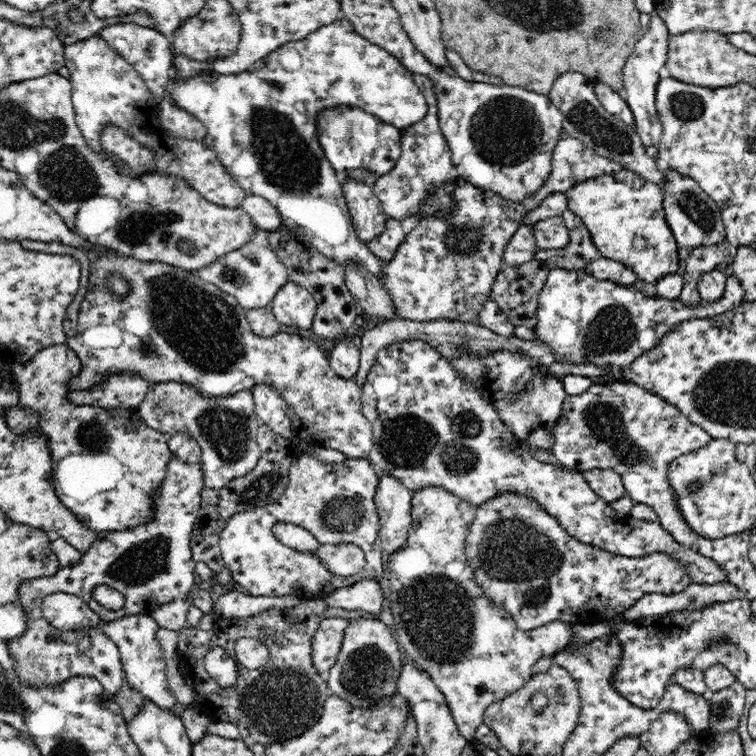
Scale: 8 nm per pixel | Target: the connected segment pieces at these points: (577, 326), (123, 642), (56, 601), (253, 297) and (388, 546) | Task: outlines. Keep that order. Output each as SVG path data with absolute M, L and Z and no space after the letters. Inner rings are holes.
M553 268L548 274L538 297L536 339L552 348L551 359L562 363L592 363L596 366L610 366L615 369L627 367L634 359L654 348L662 336L678 326L684 320L694 318L712 318L723 312L734 310L744 301L744 287L737 276L732 274L727 278L722 298L715 301L700 301L699 305L686 305L679 298L669 299L658 296L647 296L630 285L614 284L608 280L596 279L581 270Z
M152 615L126 616L121 620L106 621L106 624L98 624L98 629L110 641L113 641L119 650L122 660L125 681L140 694L143 694L160 708L169 710L176 706L178 699L168 688L166 681L166 660L162 648L156 640L159 626Z
M55 593L43 598L43 616L60 631L86 631L94 629L94 612L80 597Z
M256 228L253 236L239 250L227 253L222 259L206 265L198 272L198 276L235 296L243 309L268 307L276 292L286 284L288 273L285 264L278 259L268 243L268 230Z
M380 473L374 493L379 516L379 543L390 555L405 545L412 528L412 491L388 473Z

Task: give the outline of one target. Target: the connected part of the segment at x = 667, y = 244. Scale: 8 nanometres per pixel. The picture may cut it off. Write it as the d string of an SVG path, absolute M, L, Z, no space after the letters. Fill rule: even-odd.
M622 168L614 174L598 176L598 178L576 184L565 195L567 209L575 212L582 219L601 257L625 265L636 273L638 279L650 284L656 284L657 280L663 276L678 272L679 246L665 217L664 192L660 185L647 182L635 172Z

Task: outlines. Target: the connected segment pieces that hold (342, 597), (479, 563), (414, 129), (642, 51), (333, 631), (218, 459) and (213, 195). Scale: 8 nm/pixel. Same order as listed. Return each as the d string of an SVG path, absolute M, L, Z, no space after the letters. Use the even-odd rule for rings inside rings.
M358 580L350 586L336 590L324 600L328 607L342 608L379 615L385 592L378 580Z
M500 493L494 496L493 499L488 499L486 503L479 504L477 506L474 520L468 529L468 534L465 536L465 553L468 559L468 564L474 569L474 578L480 588L482 588L483 595L491 598L491 602L494 602L499 608L506 610L511 619L515 621L519 630L528 632L538 628L546 627L553 622L566 622L574 626L575 624L588 624L596 625L602 622L608 622L614 618L614 615L624 614L626 610L630 610L634 606L636 600L646 596L646 594L662 594L670 596L683 592L686 587L692 583L686 567L682 563L678 563L678 559L674 555L670 555L664 552L653 552L652 554L640 557L640 558L628 558L627 556L620 556L612 554L611 552L602 550L601 548L592 546L590 544L584 544L581 540L570 536L562 525L549 515L542 505L536 502L536 500L518 493Z
M413 74L413 81L426 101L428 112L416 124L402 129L402 156L388 174L377 177L373 187L387 216L399 221L414 216L431 191L443 188L454 176L451 151L440 129L433 82L422 74Z
M654 10L649 13L651 16L650 24L645 30L644 36L635 44L634 50L629 54L628 60L623 68L623 97L628 103L634 121L636 121L636 133L642 139L644 147L657 147L663 134L663 125L661 118L655 108L656 87L658 79L660 79L660 68L666 64L669 30L664 21L658 16Z
M326 618L320 622L312 638L312 663L314 663L314 669L324 679L328 678L330 668L333 668L338 660L348 622L349 620L344 620L344 618Z
M168 381L165 383L150 383L151 388L146 397L137 406L138 416L150 427L163 435L169 437L174 434L187 434L189 438L195 440L201 448L201 466L204 487L219 489L226 483L238 477L243 477L250 472L260 458L258 443L256 443L257 428L260 420L255 413L255 402L251 390L242 390L234 395L216 397L211 394L204 394L201 390L196 390L188 383Z
M100 34L81 40L80 43L69 44L65 47L64 54L65 67L70 71L76 125L90 149L106 155L122 175L132 176L130 167L124 161L102 150L100 133L106 130L106 126L113 126L115 131L124 132L133 141L150 147L150 151L154 153L154 172L184 179L212 204L231 209L241 206L247 193L230 177L217 154L211 148L206 148L203 142L173 138L165 131L157 104L150 102L152 93L142 77L122 55L107 46Z

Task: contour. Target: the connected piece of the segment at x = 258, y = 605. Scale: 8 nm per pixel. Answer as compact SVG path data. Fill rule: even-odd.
M230 591L220 596L214 605L214 613L218 617L228 619L246 619L262 612L274 609L296 608L302 600L296 596L266 597L250 596L237 591Z

